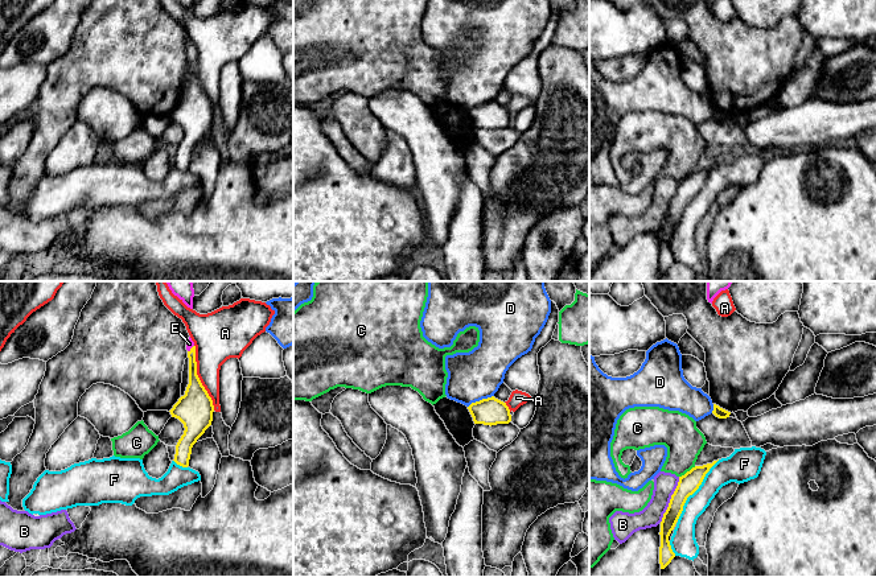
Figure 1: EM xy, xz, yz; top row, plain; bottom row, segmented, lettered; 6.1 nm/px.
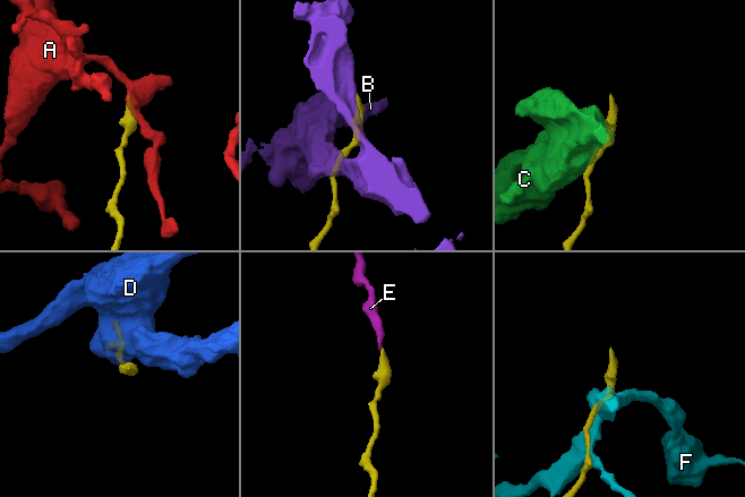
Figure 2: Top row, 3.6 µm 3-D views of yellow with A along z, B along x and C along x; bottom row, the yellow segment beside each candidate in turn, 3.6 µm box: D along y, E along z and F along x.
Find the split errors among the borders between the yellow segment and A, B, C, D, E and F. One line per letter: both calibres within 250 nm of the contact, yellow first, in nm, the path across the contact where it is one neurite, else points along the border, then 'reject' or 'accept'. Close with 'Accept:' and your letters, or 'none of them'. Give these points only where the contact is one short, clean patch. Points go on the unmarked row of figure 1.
A: 220 nm thick on the yellow side, 260 nm on the other; border along xy (194, 49), (196, 78), (214, 114); reject
B: 120 nm thick on the yellow side, 140 nm on the other; border along yz (679, 181), (669, 210), (659, 226); reject
C: 120 nm thick on the yellow side, 240 nm on the other; border along yz (695, 170), (679, 181); reject
D: 170 nm thick on the yellow side, 300 nm on the other; border along xz (493, 99), (476, 104), (468, 111); reject
E: 110 nm thick on the yellow side, 50 nm on the other; runs through xy (194, 94), (190, 53), (189, 48); accept
F: 120 nm thick on the yellow side, 160 nm on the other; reject
Accept: E

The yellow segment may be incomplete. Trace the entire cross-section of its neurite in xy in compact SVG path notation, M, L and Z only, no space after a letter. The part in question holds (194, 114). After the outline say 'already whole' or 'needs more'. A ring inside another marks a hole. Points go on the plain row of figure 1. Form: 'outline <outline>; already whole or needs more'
outline M189 41L186 46L189 62L189 88L185 99L169 115L172 121L184 128L184 139L176 149L174 166L182 172L189 170L192 152L211 129L214 110L207 95L197 79L196 50Z; needs more

